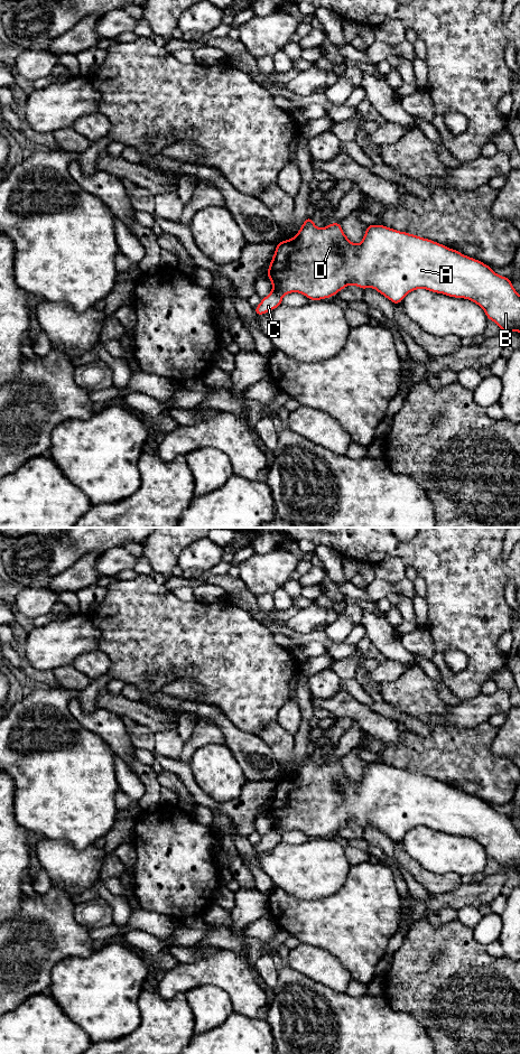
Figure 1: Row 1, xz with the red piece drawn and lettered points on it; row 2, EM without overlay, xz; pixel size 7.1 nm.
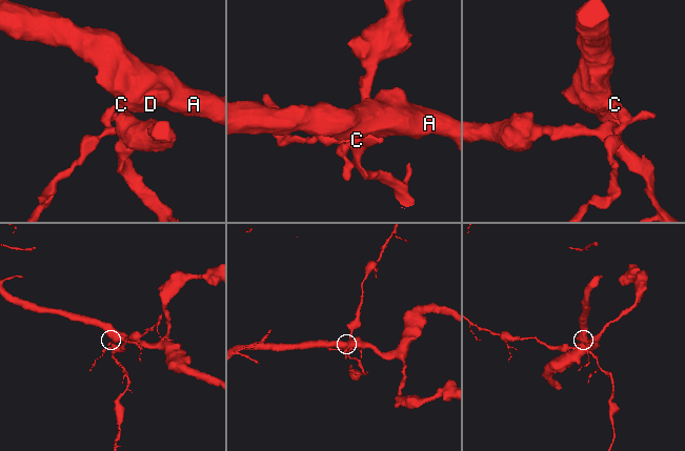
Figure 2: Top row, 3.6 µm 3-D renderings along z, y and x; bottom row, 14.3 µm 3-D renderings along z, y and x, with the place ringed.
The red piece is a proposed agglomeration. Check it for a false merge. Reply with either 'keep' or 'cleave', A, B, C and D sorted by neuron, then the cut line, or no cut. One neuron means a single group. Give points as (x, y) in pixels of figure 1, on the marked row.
cleave; A B D / C; cut in xz along (272, 290), (281, 297)

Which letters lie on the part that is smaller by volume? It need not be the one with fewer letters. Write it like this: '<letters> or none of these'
C

